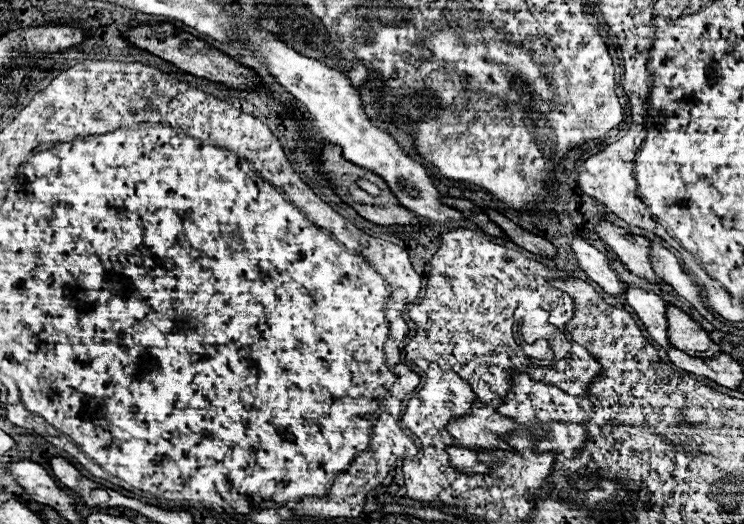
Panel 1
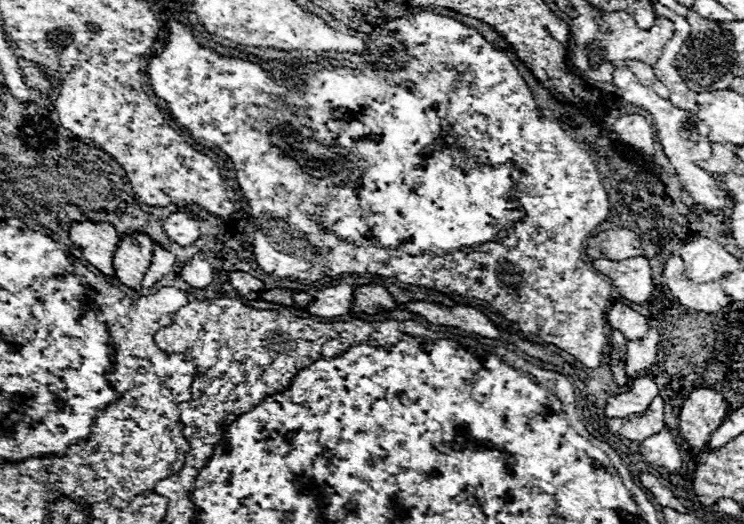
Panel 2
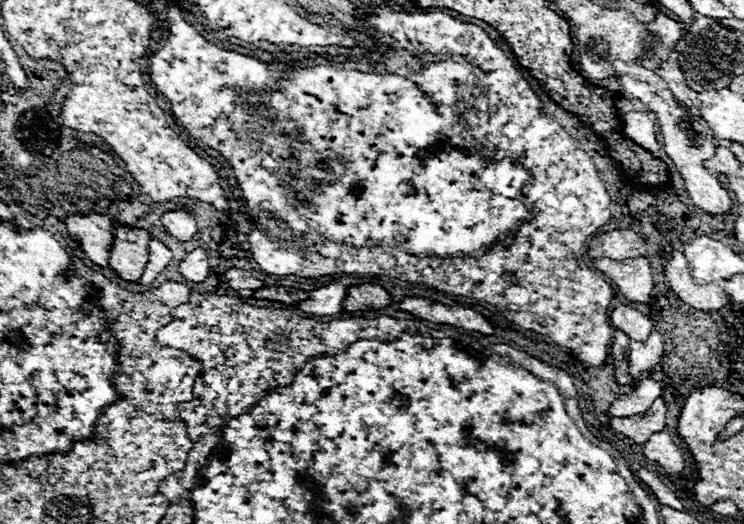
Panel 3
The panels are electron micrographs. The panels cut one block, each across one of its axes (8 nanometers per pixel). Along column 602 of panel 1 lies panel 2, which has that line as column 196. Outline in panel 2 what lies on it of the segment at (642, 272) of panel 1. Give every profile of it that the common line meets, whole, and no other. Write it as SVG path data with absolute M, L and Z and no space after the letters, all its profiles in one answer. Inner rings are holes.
M176 212L168 218L164 218L162 226L164 226L164 232L168 234L168 238L180 246L190 246L200 238L198 222L186 212Z

